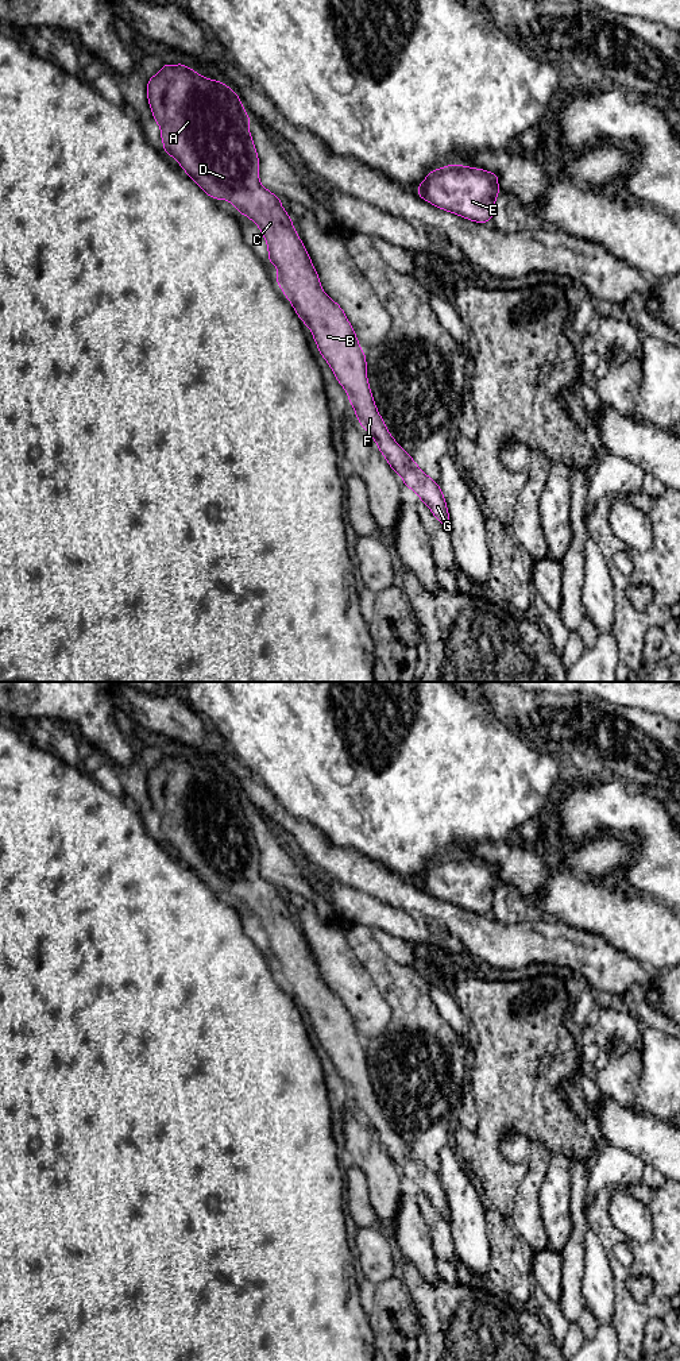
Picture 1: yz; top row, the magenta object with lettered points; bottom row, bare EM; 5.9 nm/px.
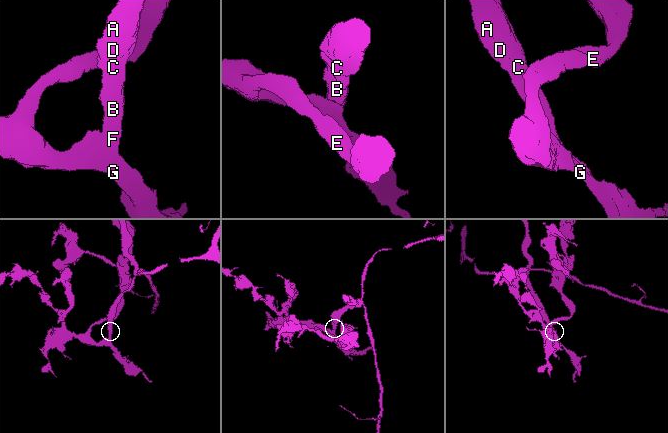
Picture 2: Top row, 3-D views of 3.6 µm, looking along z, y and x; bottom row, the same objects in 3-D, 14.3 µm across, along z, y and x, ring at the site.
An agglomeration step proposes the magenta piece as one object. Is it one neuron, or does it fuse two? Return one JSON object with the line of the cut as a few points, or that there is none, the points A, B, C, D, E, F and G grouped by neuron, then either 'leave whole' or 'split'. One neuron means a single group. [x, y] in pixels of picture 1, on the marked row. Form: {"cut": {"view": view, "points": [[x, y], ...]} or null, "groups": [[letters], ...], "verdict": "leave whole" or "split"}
{"cut": null, "groups": [["A", "B", "C", "D", "E", "F", "G"]], "verdict": "leave whole"}

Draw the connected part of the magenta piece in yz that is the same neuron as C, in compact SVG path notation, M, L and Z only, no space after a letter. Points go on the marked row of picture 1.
M163 63L161 72L147 81L147 100L152 117L161 127L165 153L175 158L208 196L229 201L240 215L246 215L260 228L267 243L268 261L278 267L278 274L274 275L278 285L298 317L310 328L320 354L347 392L358 421L376 442L393 471L403 478L403 486L414 490L449 531L449 513L440 486L389 433L375 406L367 381L366 355L352 325L341 306L321 289L320 277L290 216L281 205L281 198L263 188L259 181L259 158L250 135L250 116L239 96L228 85L216 78L209 81L208 77L197 74L183 63Z

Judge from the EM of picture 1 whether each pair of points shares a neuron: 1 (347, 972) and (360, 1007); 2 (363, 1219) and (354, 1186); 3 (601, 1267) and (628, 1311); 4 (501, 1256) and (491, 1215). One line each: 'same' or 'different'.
1: same
2: same
3: different
4: same

